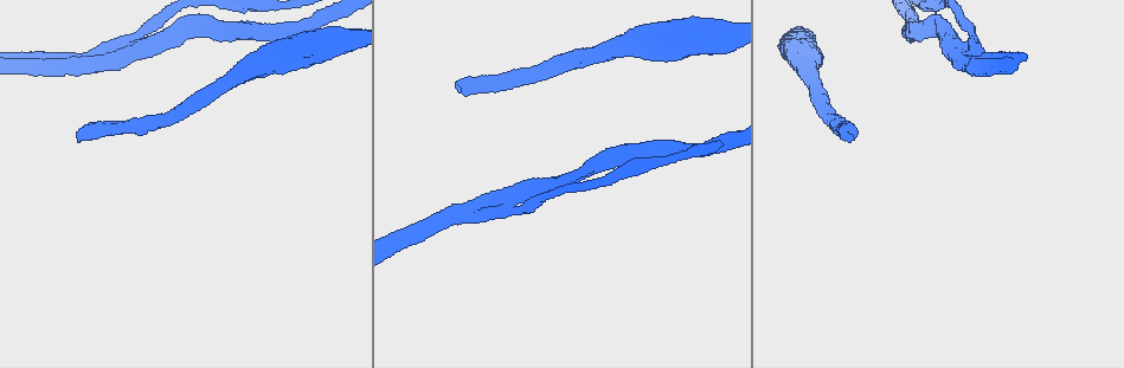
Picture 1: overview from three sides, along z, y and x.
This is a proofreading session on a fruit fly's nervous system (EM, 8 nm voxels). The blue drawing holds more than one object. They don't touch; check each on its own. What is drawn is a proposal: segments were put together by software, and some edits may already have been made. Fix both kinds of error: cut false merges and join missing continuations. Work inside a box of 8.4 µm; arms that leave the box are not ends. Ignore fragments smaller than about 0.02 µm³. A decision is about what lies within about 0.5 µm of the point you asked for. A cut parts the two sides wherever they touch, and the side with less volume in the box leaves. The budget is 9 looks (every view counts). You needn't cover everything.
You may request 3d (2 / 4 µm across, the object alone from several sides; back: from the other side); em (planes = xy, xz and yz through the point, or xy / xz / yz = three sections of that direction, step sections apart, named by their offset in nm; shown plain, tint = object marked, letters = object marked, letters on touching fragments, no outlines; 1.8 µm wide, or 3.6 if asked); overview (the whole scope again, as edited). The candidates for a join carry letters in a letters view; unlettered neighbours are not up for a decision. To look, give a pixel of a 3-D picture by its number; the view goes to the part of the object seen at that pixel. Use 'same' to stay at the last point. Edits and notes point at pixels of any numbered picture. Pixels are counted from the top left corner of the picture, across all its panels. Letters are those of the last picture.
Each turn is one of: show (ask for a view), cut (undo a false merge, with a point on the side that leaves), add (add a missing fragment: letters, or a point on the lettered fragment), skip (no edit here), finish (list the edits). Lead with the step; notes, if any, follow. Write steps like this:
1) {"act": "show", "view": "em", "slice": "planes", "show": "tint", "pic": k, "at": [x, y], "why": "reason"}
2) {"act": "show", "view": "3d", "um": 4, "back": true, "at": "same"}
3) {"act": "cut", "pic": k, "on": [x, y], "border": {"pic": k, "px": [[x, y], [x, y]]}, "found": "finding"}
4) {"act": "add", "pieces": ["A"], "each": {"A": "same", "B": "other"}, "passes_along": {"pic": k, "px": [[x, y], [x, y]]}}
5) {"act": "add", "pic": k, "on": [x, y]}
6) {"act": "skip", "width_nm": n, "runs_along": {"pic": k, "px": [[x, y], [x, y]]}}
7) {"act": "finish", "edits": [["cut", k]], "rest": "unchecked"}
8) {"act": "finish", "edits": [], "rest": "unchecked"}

{"act": "show", "view": "em", "slice": "xy", "step": 16, "show": "letters", "pic": 1, "at": [457, 91], "why": "long arm stops here"}

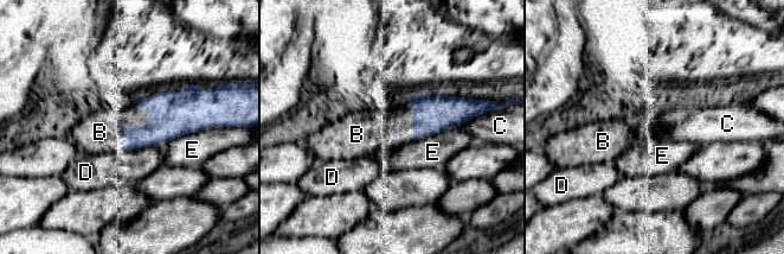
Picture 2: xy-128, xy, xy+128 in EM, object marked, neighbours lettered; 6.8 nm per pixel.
{"act": "add", "pieces": ["B"], "each": {"B": "same", "C": "other", "D": "other", "E": "other"}, "found": "the neuron continues"}

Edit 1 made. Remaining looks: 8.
{"act": "show", "view": "overview"}

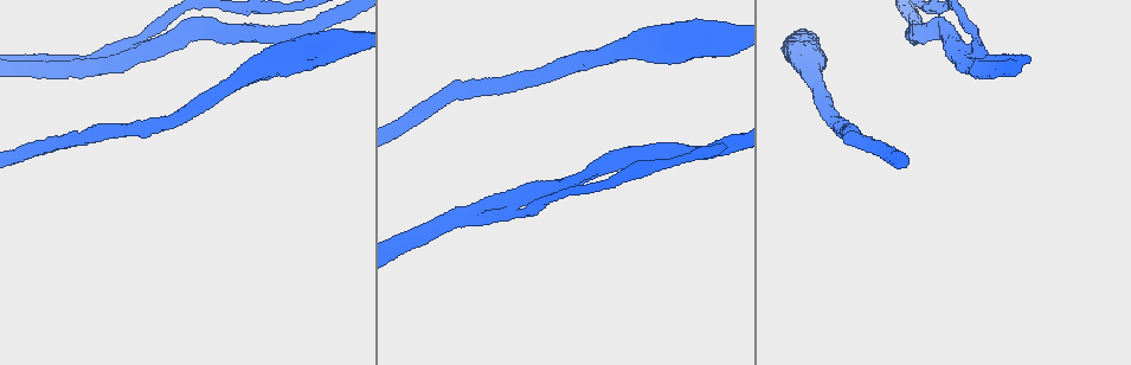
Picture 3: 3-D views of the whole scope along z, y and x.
{"act": "show", "view": "em", "slice": "planes", "show": "plain", "pic": 3, "at": [960, 55], "why": "side arm on a straight run"}

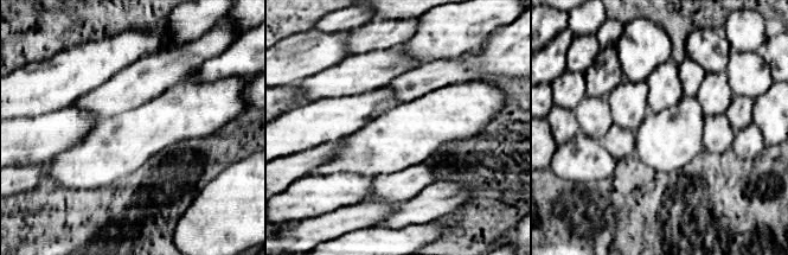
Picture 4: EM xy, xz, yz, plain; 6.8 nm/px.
{"act": "show", "view": "em", "slice": "planes", "show": "letters", "at": "same", "why": "see the neighbours"}

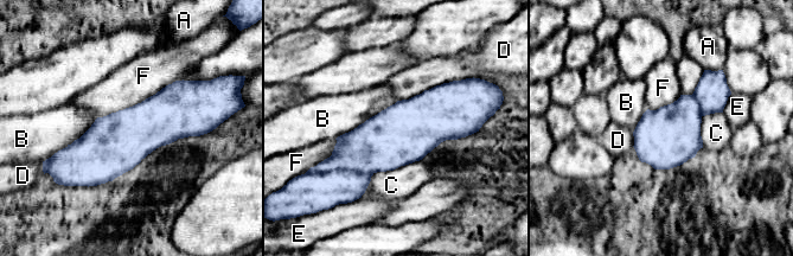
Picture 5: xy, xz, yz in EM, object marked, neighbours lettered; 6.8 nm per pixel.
{"act": "cut", "pic": 5, "on": [319, 191], "longest_contact_nm": ["F", 650], "each": {"A": "other", "B": "other", "C": "other", "D": "other", "E": "other", "F": "other"}, "found": "a second neuron is stuck on"}

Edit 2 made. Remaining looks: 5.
{"act": "show", "view": "overview", "why": "see it whole again"}

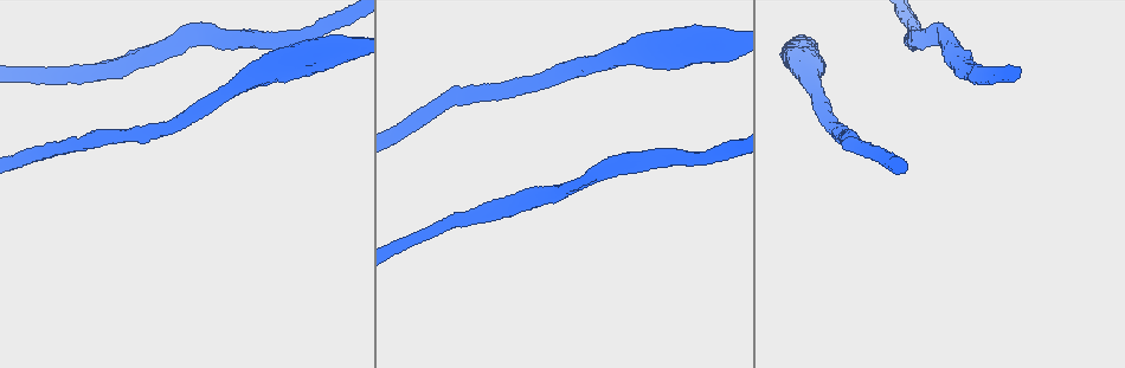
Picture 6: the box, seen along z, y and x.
{"act": "show", "view": "em", "um": 3.6, "slice": "yz", "step": 4, "show": "tint", "pic": 6, "at": [632, 52]}

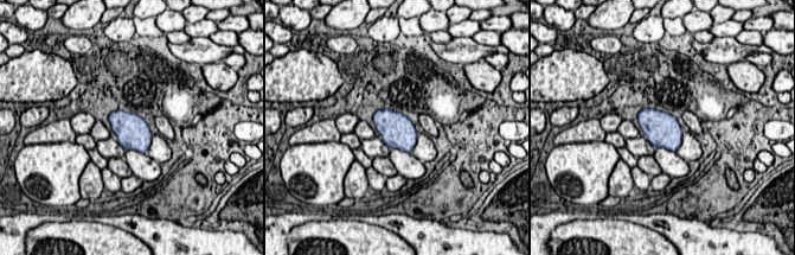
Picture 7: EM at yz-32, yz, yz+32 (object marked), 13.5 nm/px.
{"act": "show", "view": "em", "um": 3.6, "slice": "planes", "show": "letters", "at": "same"}

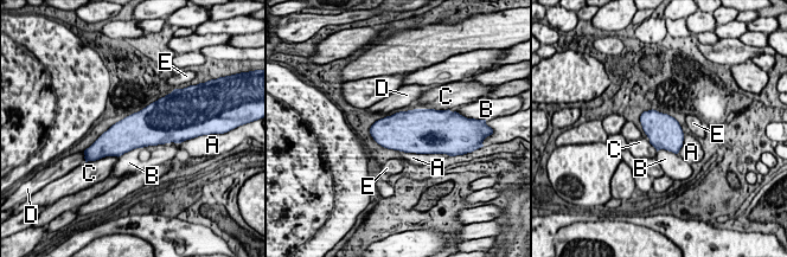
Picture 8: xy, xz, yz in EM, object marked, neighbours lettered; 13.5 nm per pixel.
{"act": "skip", "each": {"A": "other", "B": "other", "C": "other", "D": "other", "E": "other"}, "found": "continuous, no second neuron"}

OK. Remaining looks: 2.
{"act": "show", "view": "3d", "um": 4, "pic": 6, "at": [347, 48], "why": "calibre changes"}

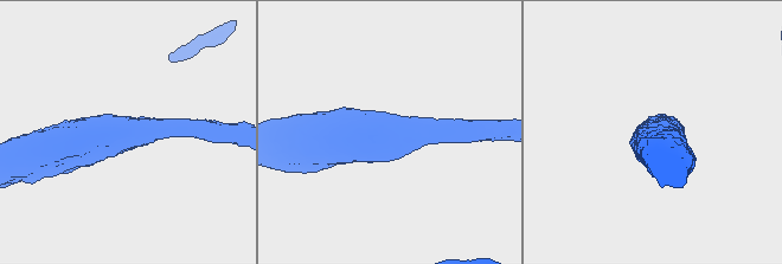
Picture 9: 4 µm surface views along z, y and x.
{"act": "show", "view": "em", "slice": "planes", "show": "letters", "pic": 9, "at": [386, 132]}

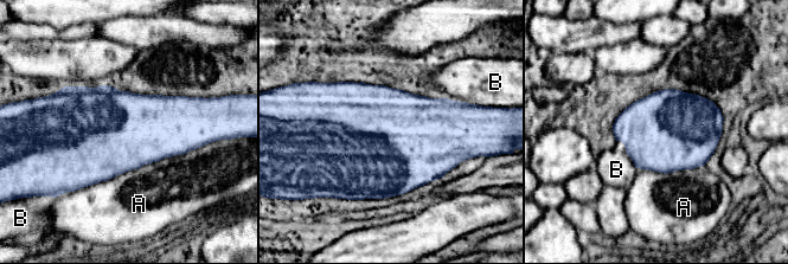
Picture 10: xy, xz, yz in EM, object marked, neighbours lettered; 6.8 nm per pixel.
{"act": "skip", "each": {"A": "other", "B": "other"}, "border": {"pic": 10, "px": [[444, 96], [468, 103]]}, "found": "continuous, no second neuron"}

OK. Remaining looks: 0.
{"act": "finish", "edits": [["add", 2], ["cut", 5]], "rest": "unchecked"}

